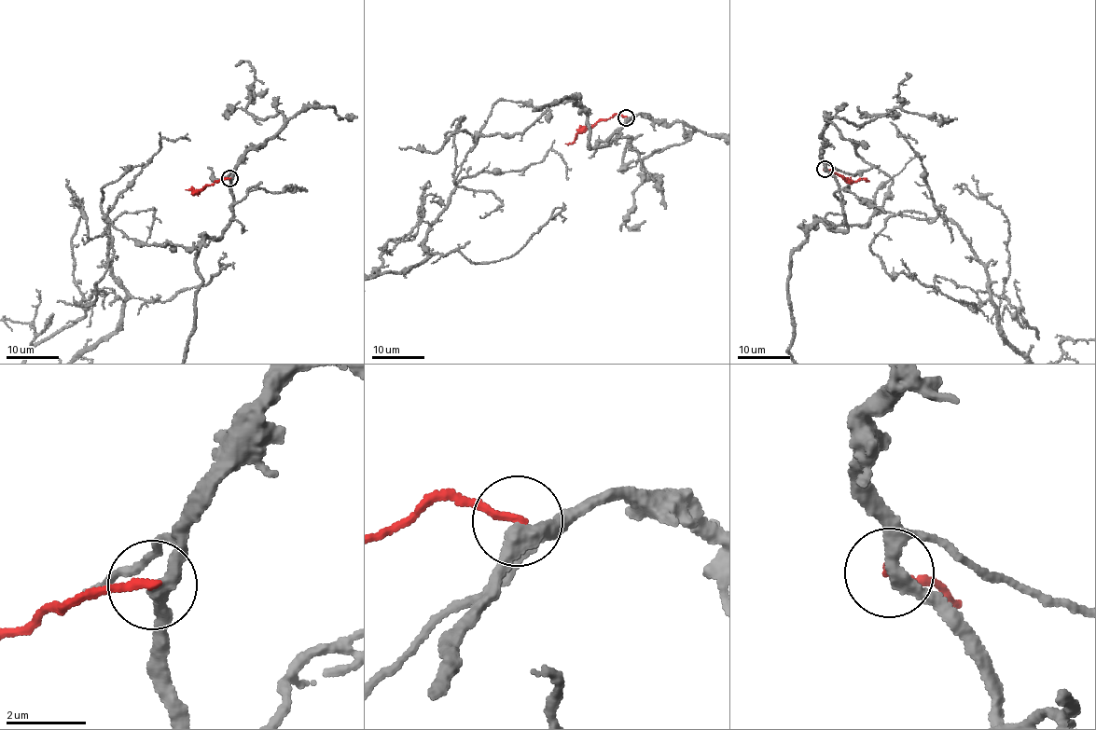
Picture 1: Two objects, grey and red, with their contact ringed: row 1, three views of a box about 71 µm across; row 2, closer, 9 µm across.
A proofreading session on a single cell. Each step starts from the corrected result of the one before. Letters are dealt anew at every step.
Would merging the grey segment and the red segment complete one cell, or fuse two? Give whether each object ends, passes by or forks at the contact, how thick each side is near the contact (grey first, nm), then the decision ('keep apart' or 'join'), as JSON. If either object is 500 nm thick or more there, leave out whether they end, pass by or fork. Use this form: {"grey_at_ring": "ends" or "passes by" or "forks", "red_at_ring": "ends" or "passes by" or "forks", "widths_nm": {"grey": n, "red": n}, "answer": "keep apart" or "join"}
{"grey_at_ring": "passes by", "red_at_ring": "ends", "widths_nm": {"grey": 340, "red": 180}, "answer": "join"}

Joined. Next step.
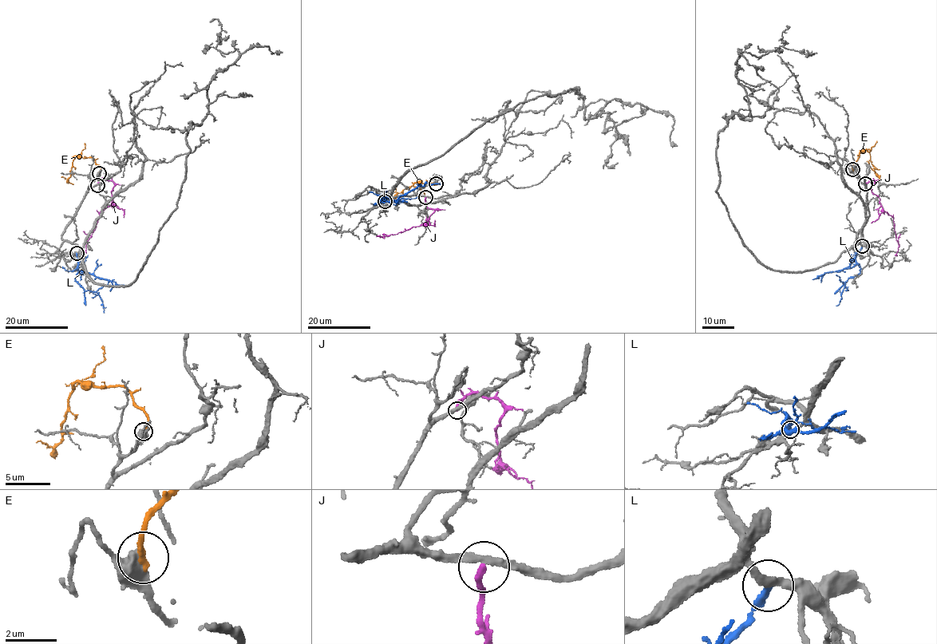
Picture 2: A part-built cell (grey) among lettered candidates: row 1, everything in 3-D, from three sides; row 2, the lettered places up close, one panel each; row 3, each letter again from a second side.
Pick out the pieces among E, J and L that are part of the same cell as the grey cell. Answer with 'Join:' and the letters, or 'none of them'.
Join: none of them

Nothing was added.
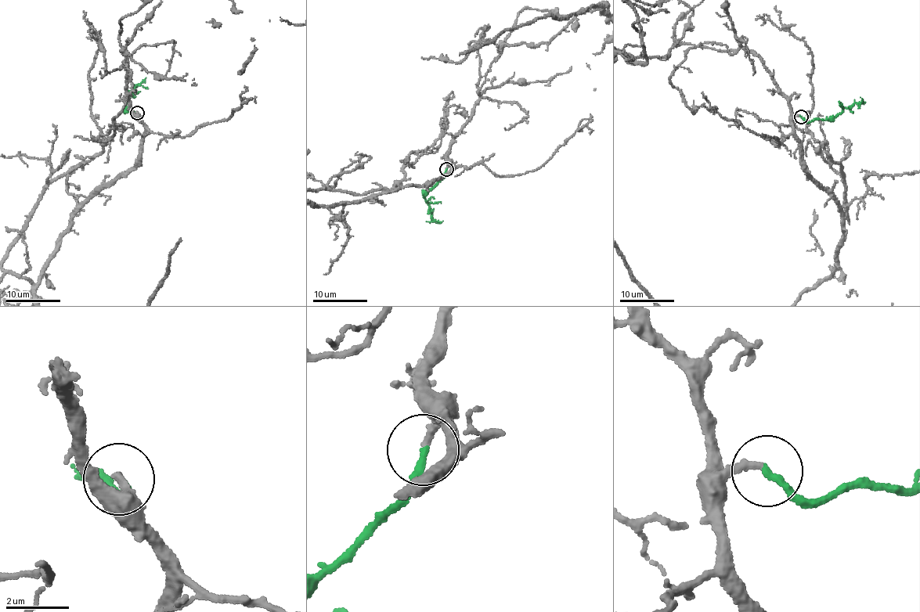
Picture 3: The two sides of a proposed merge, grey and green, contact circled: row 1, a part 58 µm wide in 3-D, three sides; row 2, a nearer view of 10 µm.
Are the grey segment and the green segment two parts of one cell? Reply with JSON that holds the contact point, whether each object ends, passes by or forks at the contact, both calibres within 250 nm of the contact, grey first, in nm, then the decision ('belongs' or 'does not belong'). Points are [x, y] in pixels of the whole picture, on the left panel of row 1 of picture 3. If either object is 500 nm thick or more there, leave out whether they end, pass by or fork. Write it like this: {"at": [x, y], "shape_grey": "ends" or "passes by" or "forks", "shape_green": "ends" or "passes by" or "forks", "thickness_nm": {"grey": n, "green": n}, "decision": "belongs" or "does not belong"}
{"at": [137, 113], "shape_grey": "ends", "shape_green": "ends", "thickness_nm": {"grey": 240, "green": 240}, "decision": "belongs"}

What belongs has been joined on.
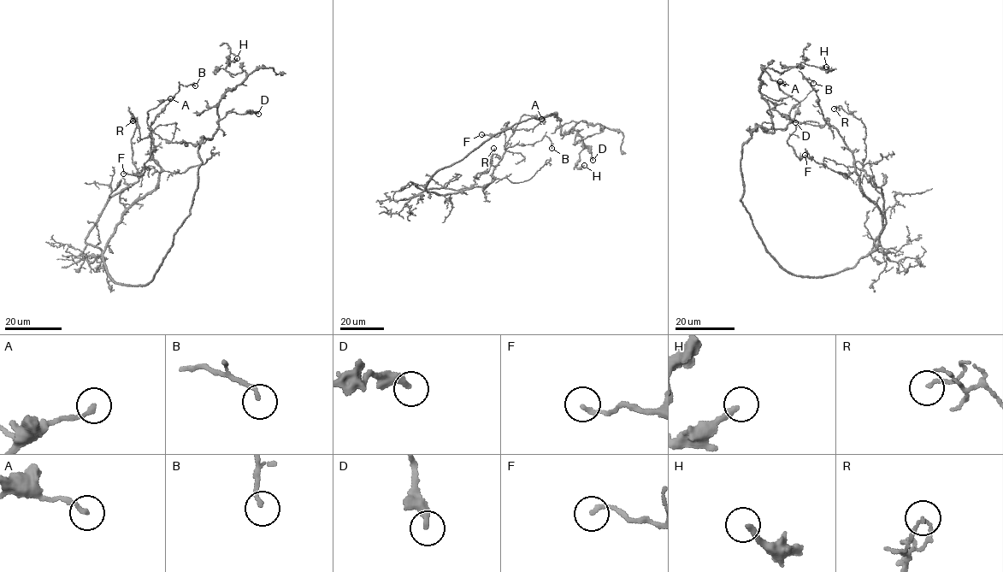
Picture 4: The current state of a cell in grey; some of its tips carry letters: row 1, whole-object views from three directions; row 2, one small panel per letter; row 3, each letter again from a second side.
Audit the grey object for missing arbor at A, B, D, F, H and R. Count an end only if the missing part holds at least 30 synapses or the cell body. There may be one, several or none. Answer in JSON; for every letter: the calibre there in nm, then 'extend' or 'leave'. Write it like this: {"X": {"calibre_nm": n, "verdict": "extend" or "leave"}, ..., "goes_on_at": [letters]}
{"A": {"calibre_nm": 200, "verdict": "leave"}, "B": {"calibre_nm": 160, "verdict": "leave"}, "D": {"calibre_nm": 240, "verdict": "leave"}, "F": {"calibre_nm": 150, "verdict": "leave"}, "H": {"calibre_nm": 240, "verdict": "leave"}, "R": {"calibre_nm": 150, "verdict": "leave"}, "goes_on_at": []}

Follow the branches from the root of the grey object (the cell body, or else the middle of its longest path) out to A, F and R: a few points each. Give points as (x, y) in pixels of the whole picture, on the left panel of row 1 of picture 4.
A: (150, 280), (174, 233), (190, 214), (202, 162), (198, 145), (166, 141), (148, 125), (147, 112), (170, 98)
F: (150, 280), (114, 280), (103, 256), (121, 215), (156, 185), (161, 166), (150, 132), (144, 171), (123, 173)
R: (150, 280), (142, 286), (114, 280), (102, 250), (85, 241), (106, 202), (140, 175), (132, 159), (132, 120)

